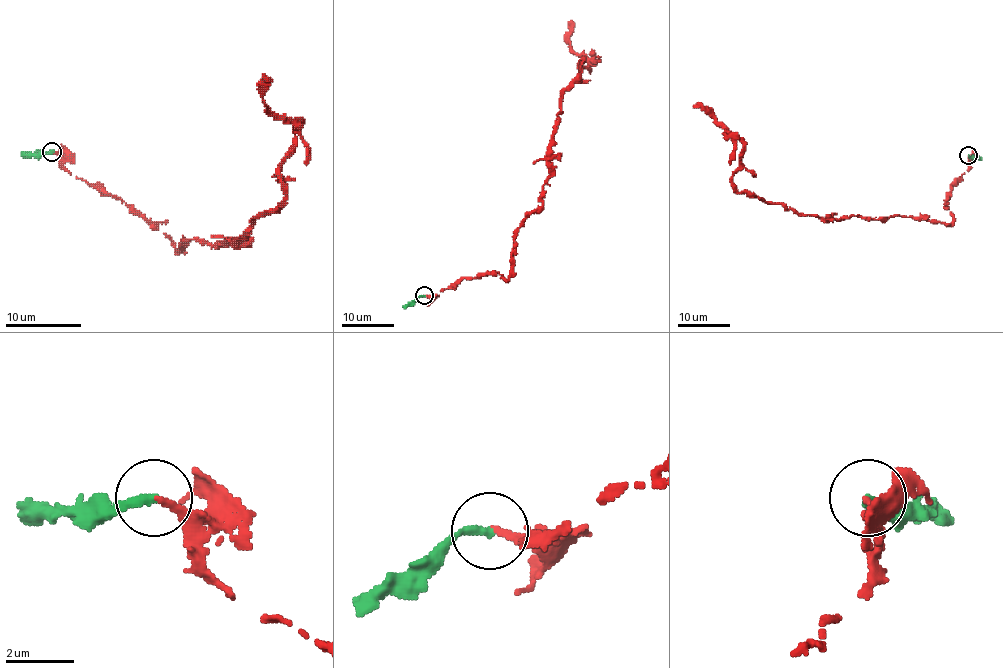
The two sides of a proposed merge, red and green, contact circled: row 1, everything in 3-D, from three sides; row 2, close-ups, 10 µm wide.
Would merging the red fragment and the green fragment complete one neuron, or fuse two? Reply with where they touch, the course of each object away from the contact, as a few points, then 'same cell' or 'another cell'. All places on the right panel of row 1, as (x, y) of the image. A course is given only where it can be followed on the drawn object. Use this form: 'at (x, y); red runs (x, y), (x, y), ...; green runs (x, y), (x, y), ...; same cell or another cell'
at (968, 155); red runs (968, 156), (947, 200), (950, 223), (821, 220), (739, 192), (732, 173), (743, 144), (693, 105); green runs (968, 156), (980, 158); same cell

